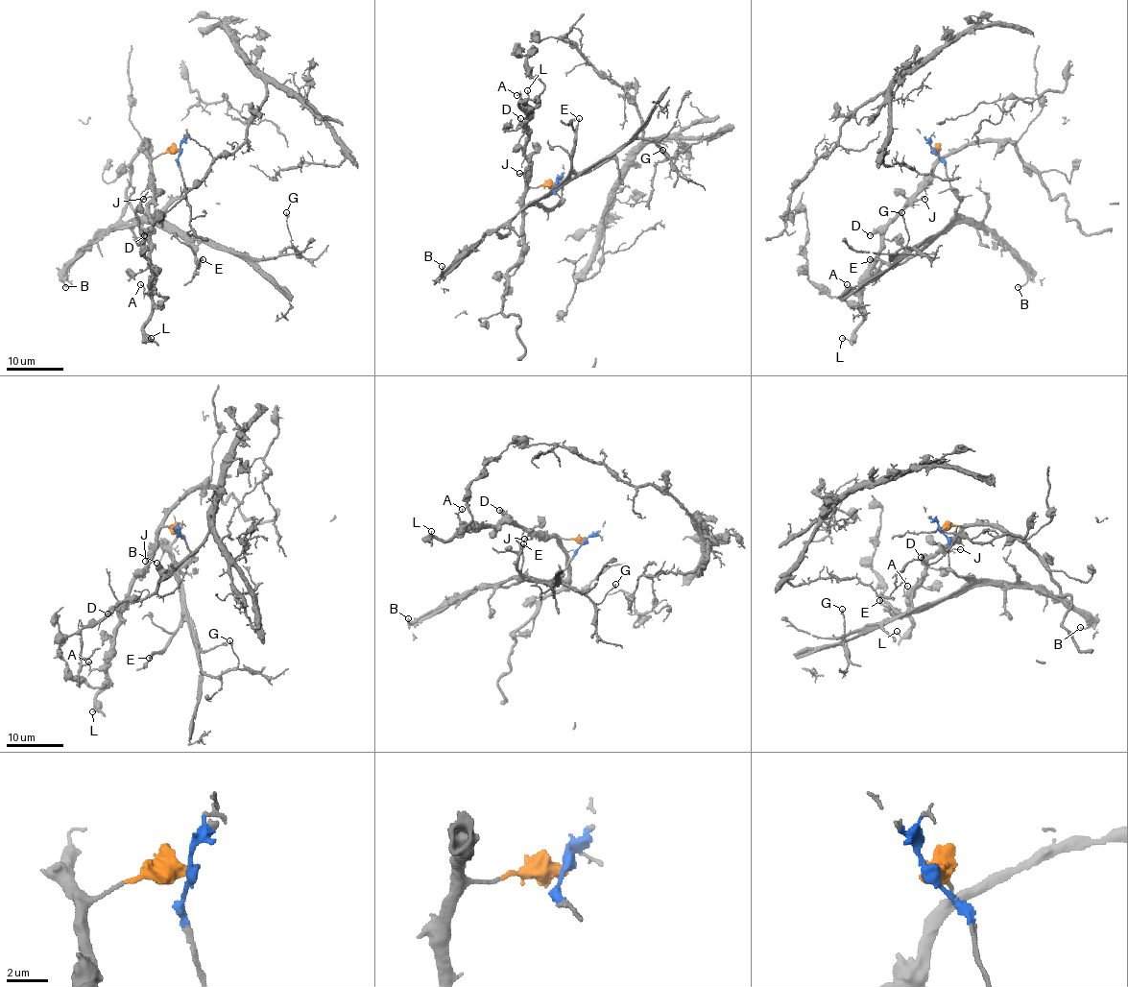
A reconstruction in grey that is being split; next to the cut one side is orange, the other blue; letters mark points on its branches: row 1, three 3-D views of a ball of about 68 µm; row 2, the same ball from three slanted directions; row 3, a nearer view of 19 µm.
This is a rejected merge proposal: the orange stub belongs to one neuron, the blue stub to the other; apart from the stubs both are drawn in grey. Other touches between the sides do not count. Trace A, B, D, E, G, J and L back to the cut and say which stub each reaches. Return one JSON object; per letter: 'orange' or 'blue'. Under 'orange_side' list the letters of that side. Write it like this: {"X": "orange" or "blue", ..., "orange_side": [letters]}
{"A": "orange", "B": "blue", "D": "orange", "E": "blue", "G": "blue", "J": "orange", "L": "orange", "orange_side": ["A", "D", "J", "L"]}

